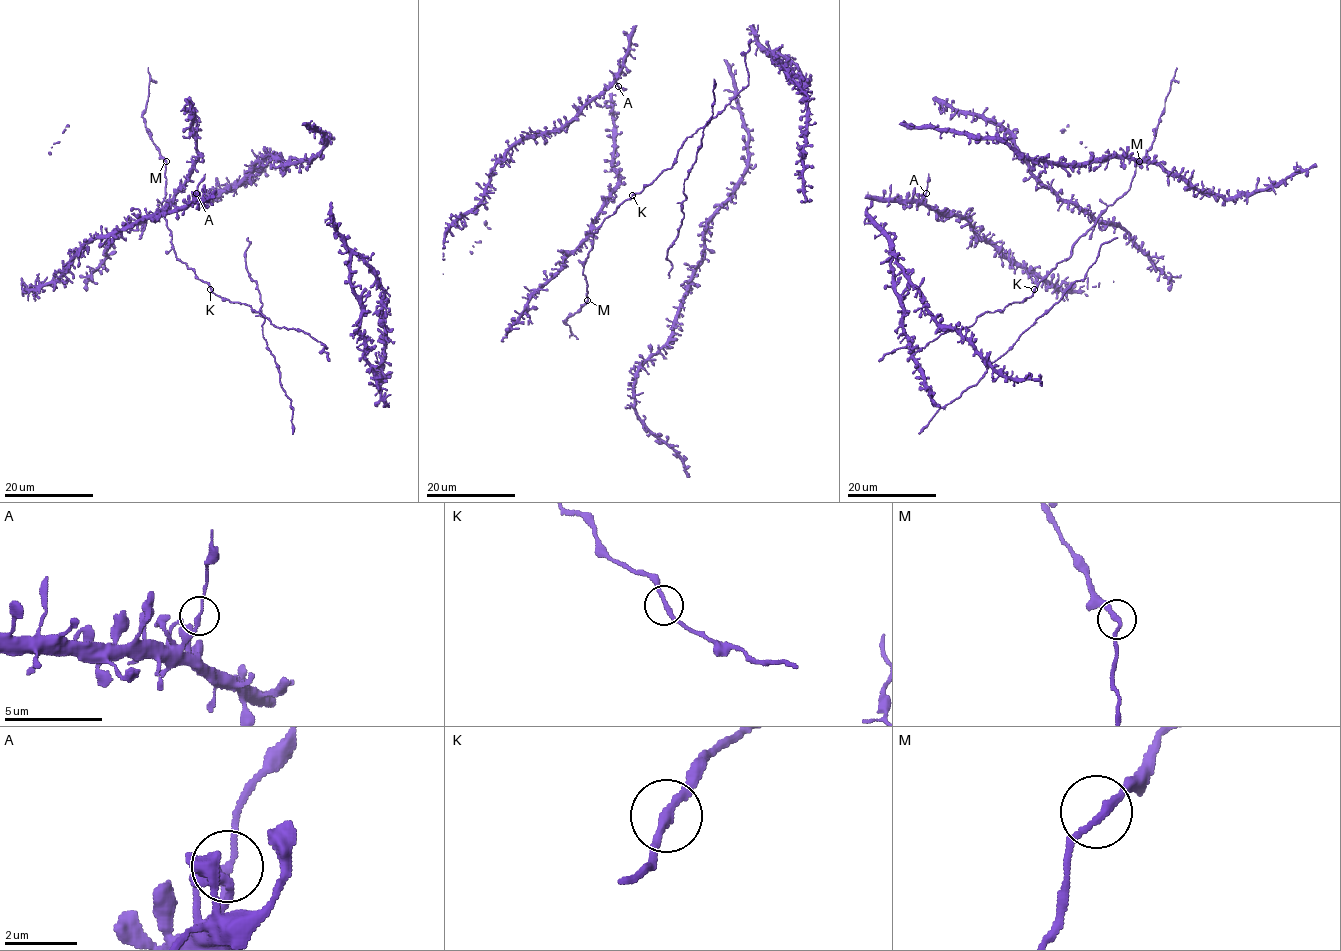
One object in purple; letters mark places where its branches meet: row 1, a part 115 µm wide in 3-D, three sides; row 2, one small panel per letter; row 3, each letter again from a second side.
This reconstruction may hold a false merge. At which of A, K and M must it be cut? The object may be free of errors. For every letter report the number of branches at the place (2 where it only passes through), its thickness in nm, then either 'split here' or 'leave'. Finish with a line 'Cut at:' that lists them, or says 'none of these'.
A: 2 branches meet; 200 nm thick; split here
K: 2 branches meet; 200 nm thick; leave
M: 2 branches meet; 200 nm thick; leave
Cut at: A

